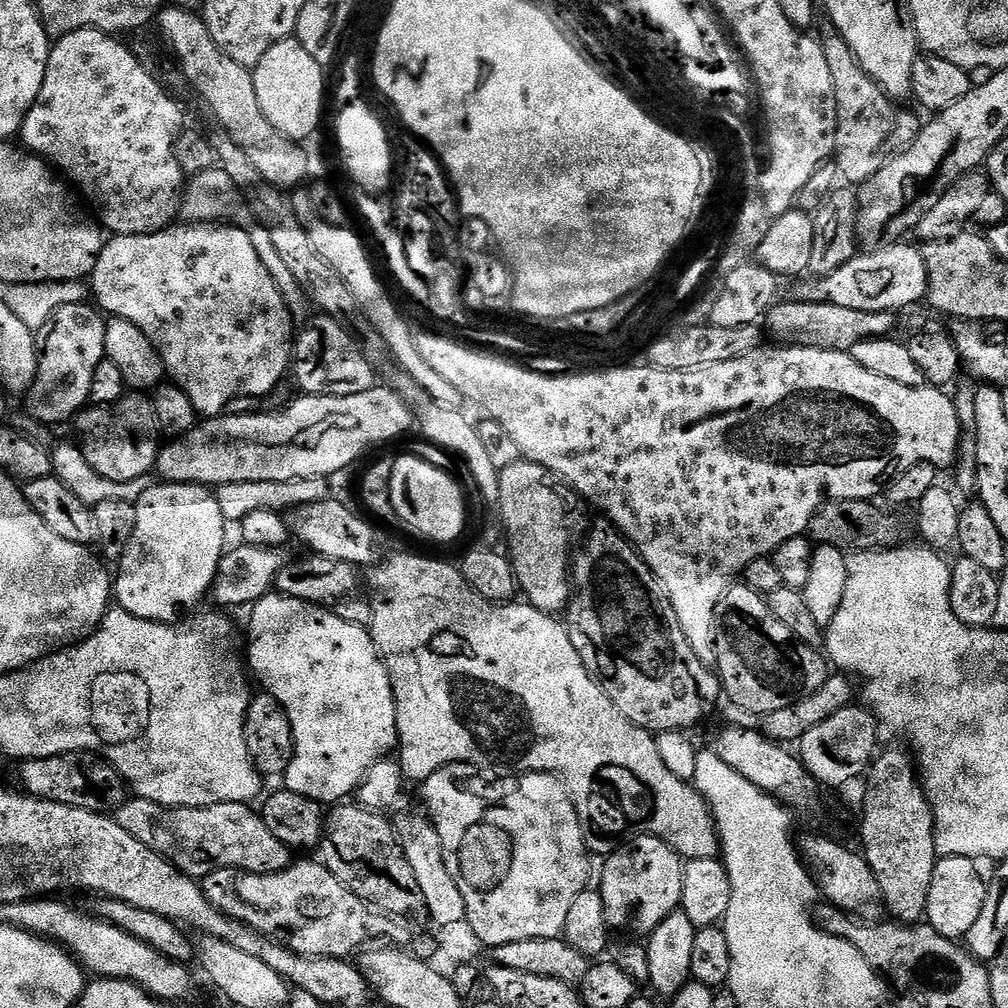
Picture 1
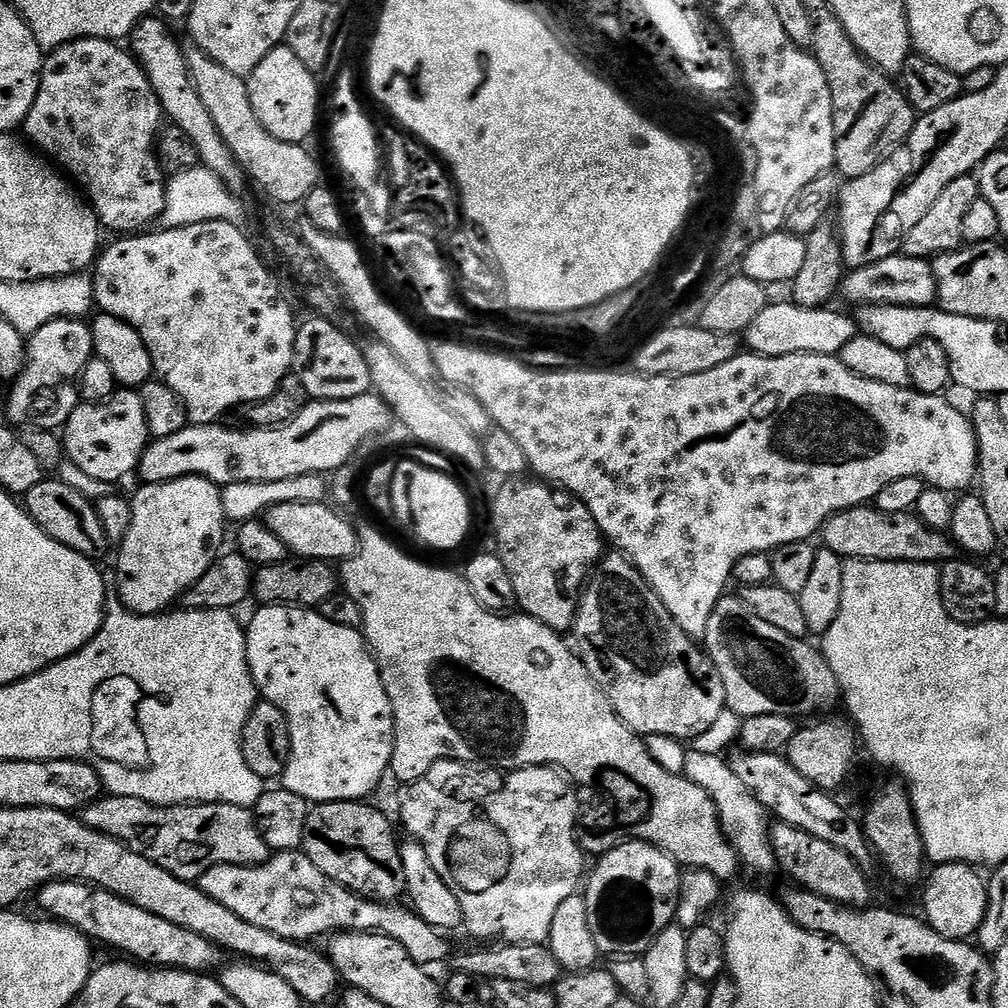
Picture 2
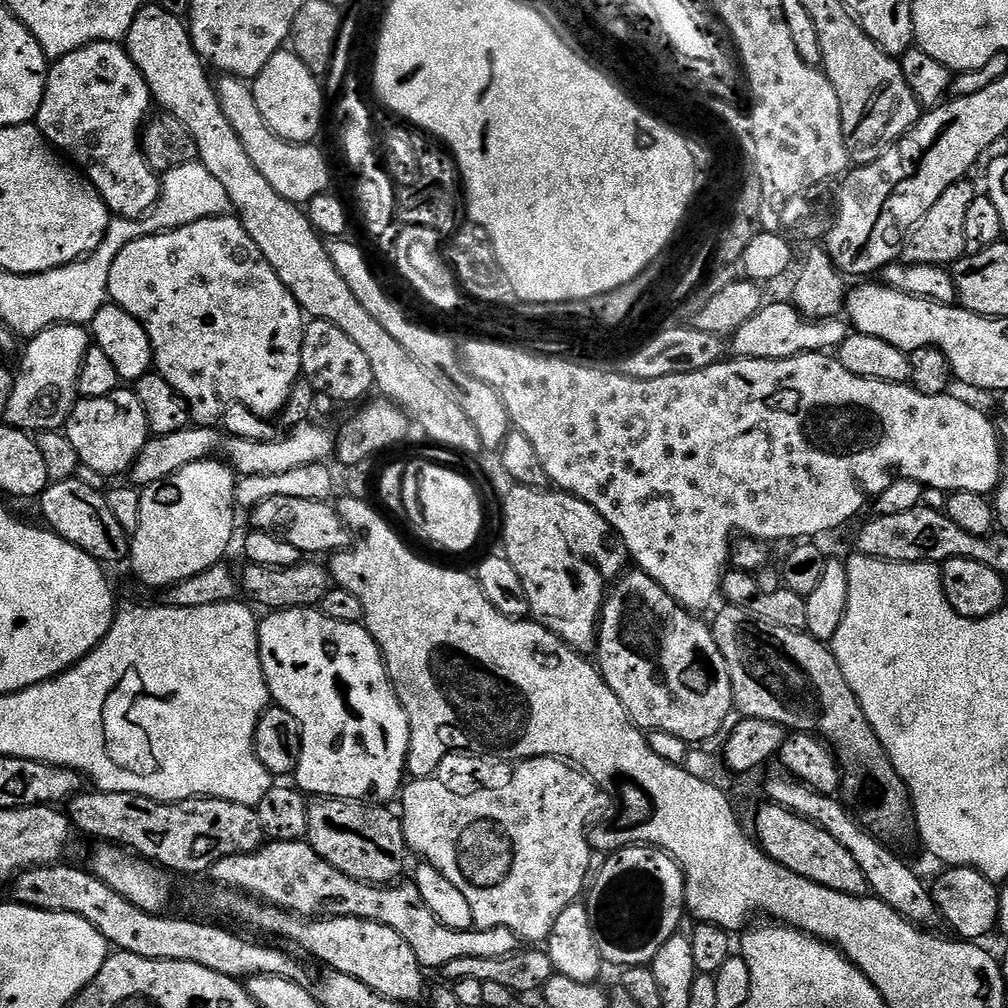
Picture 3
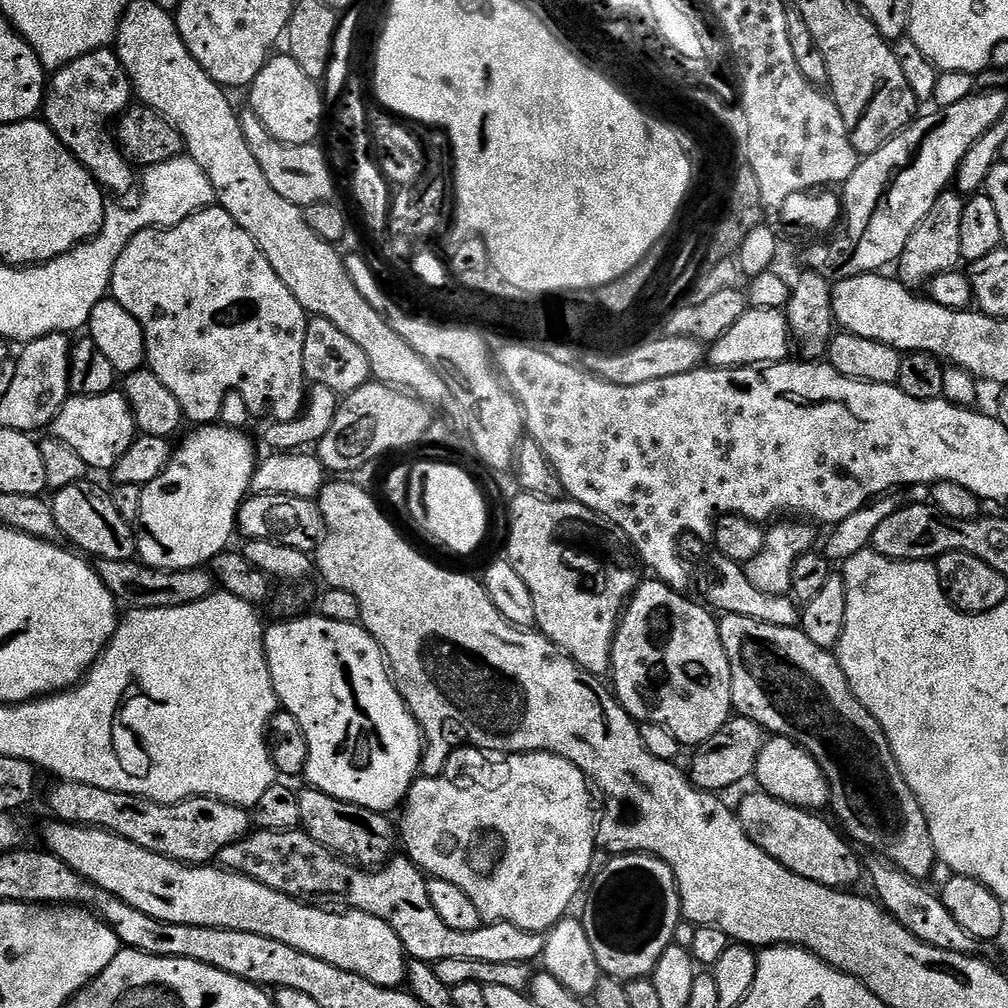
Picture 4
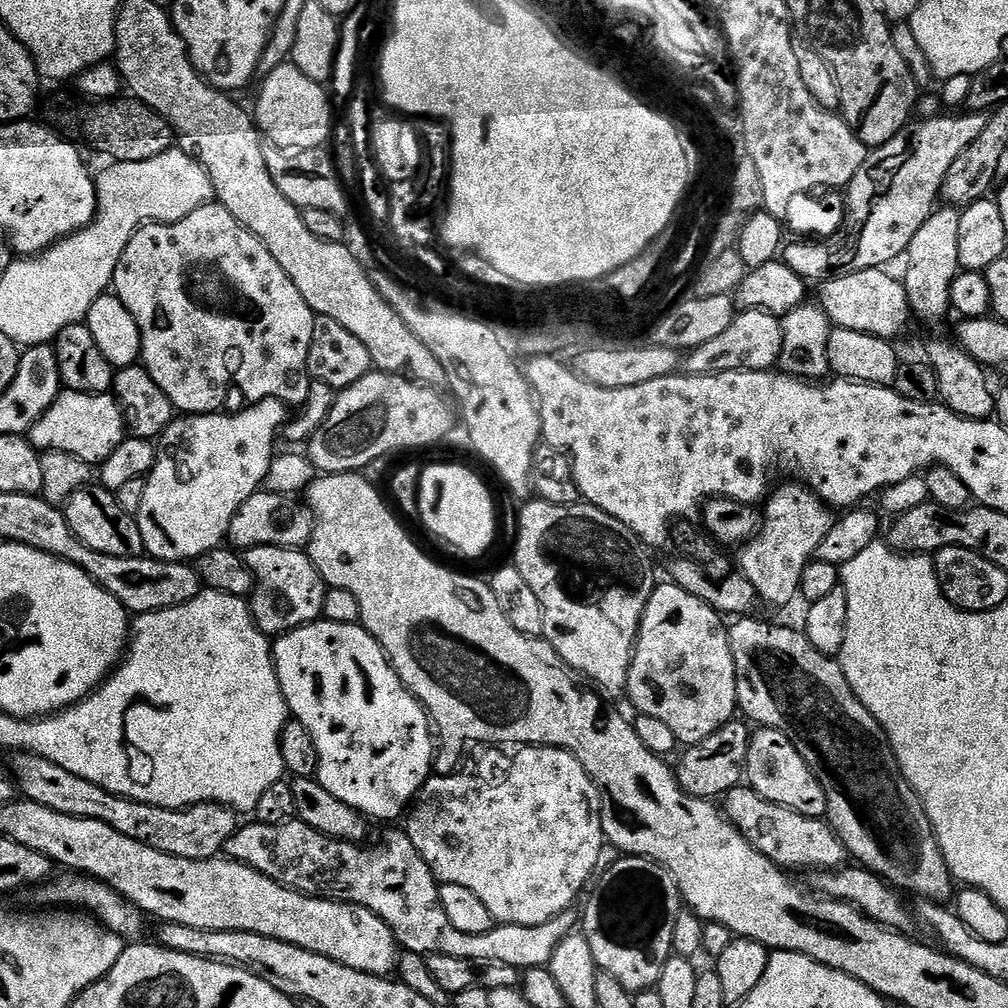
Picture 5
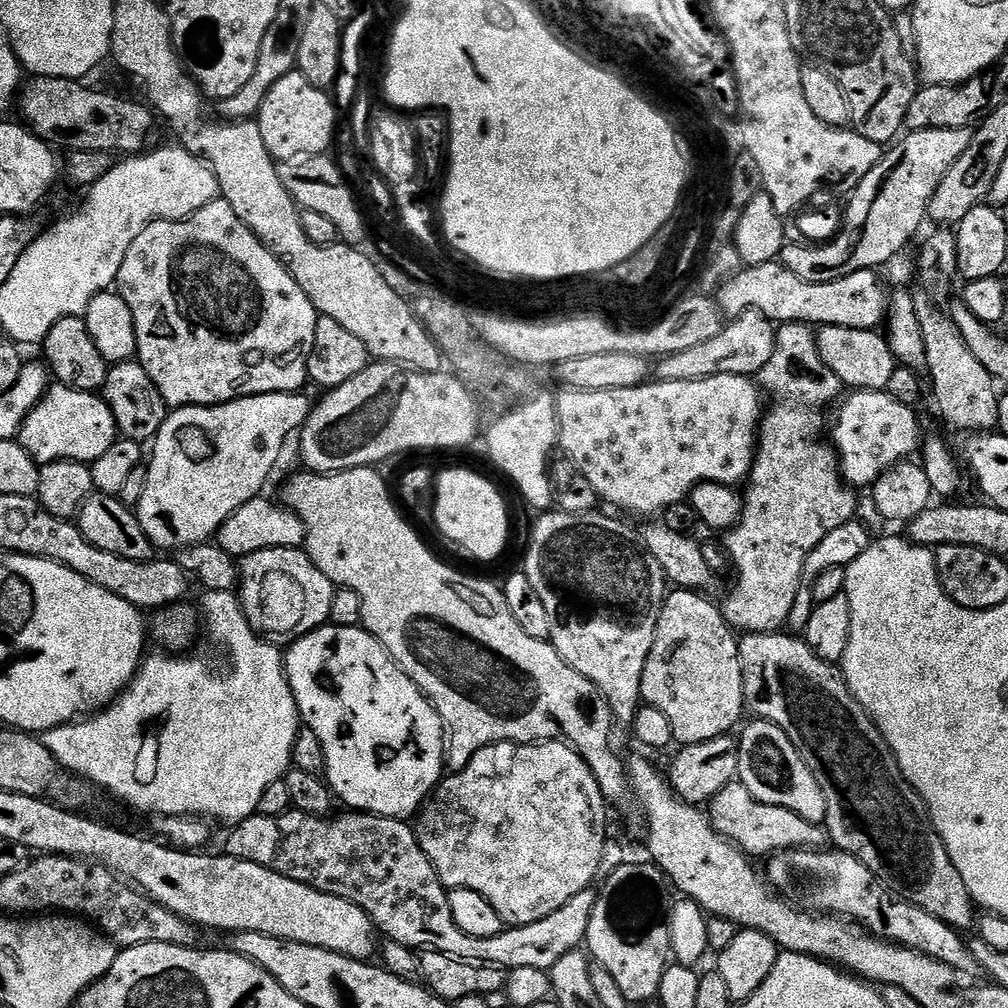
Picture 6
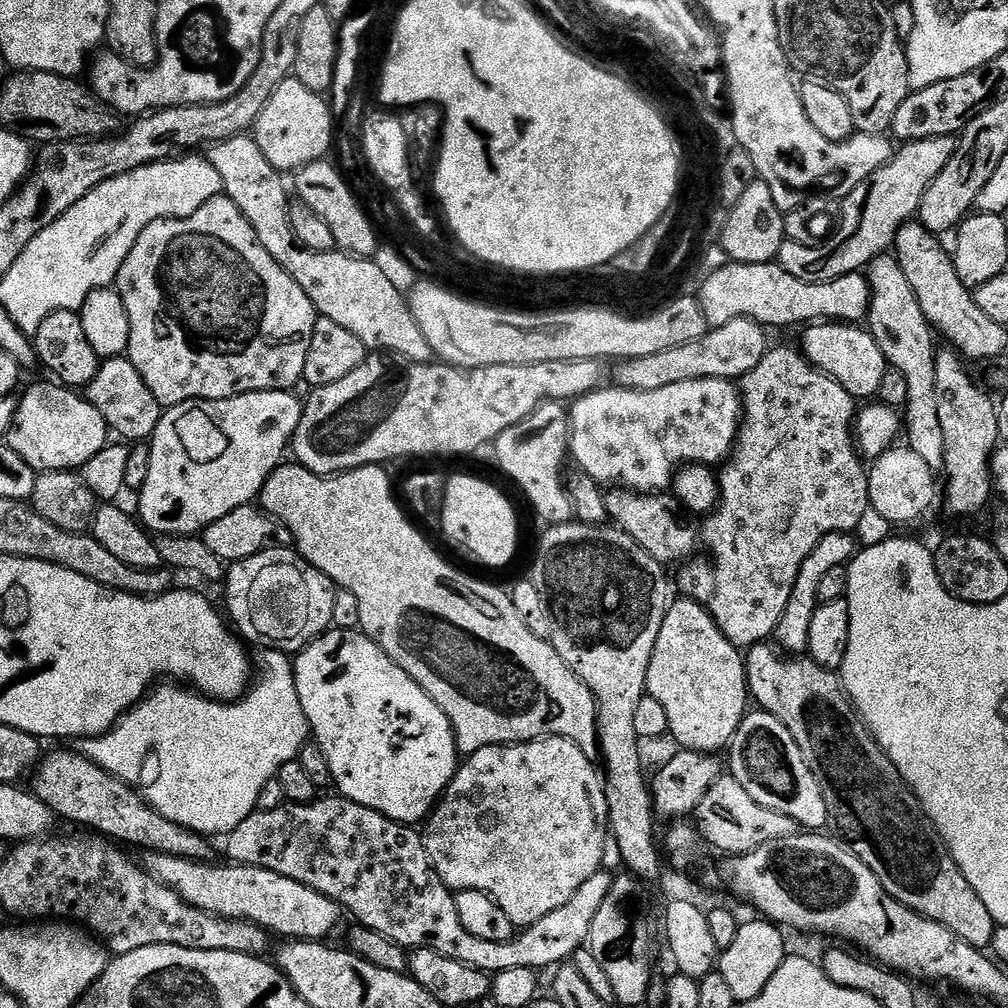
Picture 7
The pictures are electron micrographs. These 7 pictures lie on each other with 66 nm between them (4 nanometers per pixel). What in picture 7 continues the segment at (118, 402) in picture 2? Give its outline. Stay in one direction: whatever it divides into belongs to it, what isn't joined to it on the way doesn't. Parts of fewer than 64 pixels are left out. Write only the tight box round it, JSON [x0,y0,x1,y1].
[6,382,110,473]

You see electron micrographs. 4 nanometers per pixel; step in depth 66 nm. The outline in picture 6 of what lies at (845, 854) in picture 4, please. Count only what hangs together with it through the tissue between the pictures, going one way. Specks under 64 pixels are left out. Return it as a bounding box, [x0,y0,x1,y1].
[706,782,829,858]

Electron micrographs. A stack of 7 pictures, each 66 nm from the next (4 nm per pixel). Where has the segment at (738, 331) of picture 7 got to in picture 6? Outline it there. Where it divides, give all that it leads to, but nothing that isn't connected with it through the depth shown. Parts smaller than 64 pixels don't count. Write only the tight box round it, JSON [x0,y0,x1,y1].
[654,312,777,382]

